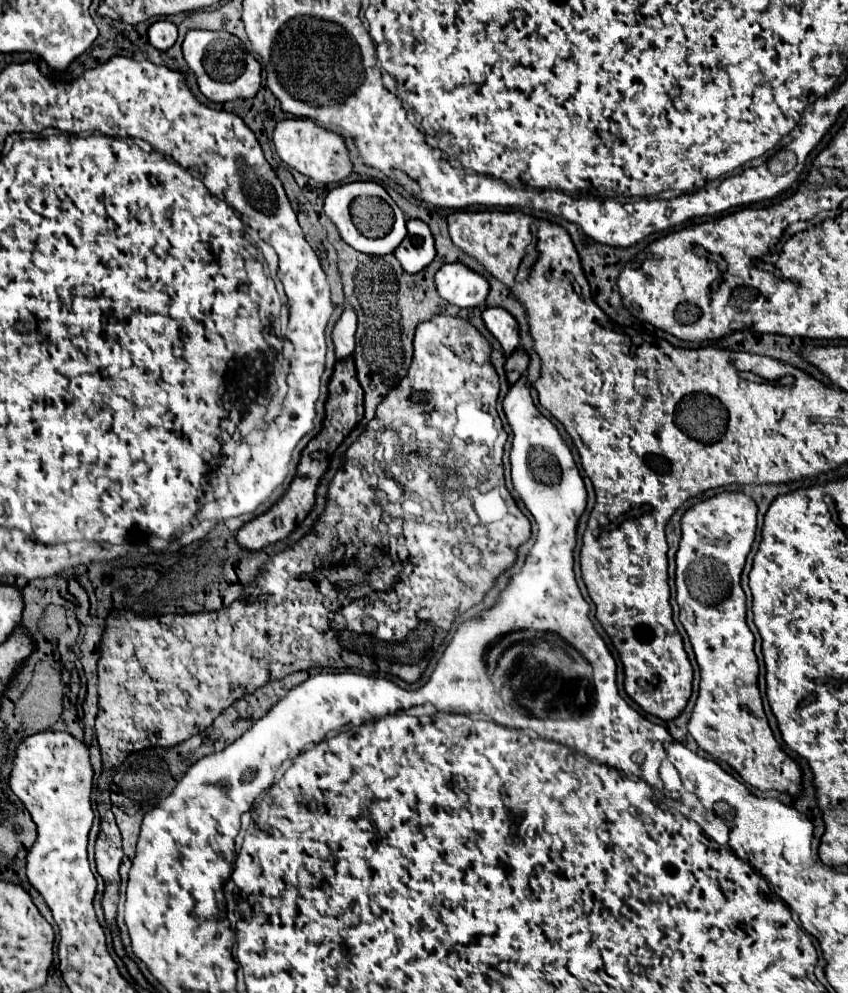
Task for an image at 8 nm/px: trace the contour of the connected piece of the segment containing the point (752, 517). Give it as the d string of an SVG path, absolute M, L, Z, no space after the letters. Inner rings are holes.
M724 491L692 505L682 515L680 527L682 539L676 553L676 601L680 605L680 623L690 637L702 673L700 695L694 705L688 731L700 749L714 759L728 763L752 787L760 791L776 789L790 797L798 797L802 793L802 769L782 751L764 715L758 691L758 663L752 649L754 635L746 625L746 597L740 587L740 573L756 535L756 503L744 493Z

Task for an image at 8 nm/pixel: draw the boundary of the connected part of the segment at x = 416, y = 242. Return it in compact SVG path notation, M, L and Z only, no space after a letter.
M408 219L406 229L408 229L408 233L406 233L404 241L396 247L394 257L400 261L404 271L418 273L426 265L430 265L436 255L434 239L432 239L428 225L420 219Z

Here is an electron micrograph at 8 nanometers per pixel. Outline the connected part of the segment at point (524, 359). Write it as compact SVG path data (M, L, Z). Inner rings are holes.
M518 347L518 349L508 357L508 361L506 361L506 377L508 377L508 381L510 381L510 383L516 383L516 381L520 379L522 371L528 369L528 363L530 363L528 353Z

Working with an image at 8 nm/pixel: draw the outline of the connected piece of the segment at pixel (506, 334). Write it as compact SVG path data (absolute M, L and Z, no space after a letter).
M486 307L482 311L482 319L484 319L488 331L500 341L504 355L510 355L520 343L518 323L514 321L514 317L502 307Z

